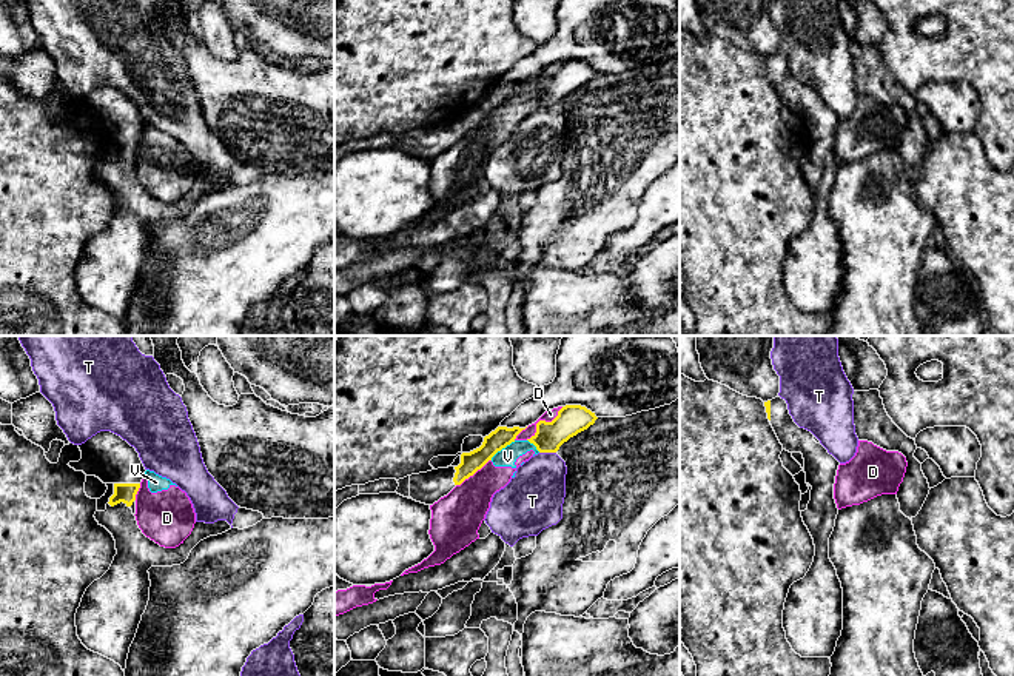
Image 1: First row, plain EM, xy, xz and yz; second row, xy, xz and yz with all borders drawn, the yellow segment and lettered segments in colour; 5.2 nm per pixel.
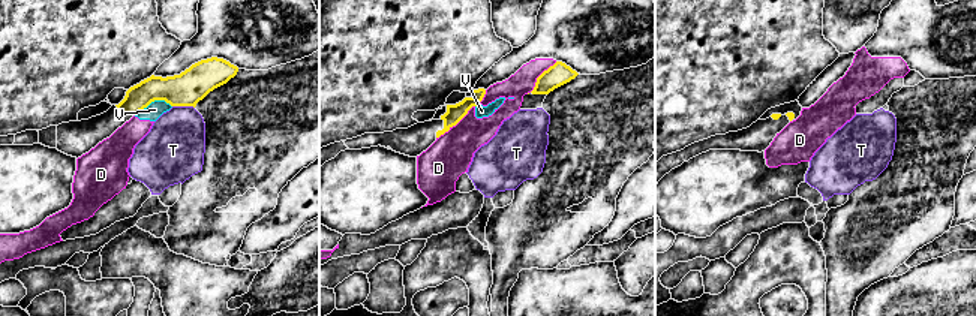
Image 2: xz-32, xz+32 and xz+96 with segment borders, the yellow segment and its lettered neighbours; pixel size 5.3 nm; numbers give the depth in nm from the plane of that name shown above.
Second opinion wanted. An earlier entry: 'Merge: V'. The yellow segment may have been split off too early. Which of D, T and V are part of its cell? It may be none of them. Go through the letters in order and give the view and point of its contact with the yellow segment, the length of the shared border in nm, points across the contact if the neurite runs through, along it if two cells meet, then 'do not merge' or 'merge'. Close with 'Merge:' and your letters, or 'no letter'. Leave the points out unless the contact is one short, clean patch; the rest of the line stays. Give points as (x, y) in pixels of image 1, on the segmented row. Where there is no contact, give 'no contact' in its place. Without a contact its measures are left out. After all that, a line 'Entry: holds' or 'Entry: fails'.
D: meets yellow in xz at (541, 421); contact 260 nm long; do not merge
T: meets yellow in xz at (547, 451); contact 90 nm long; border along xz (540, 451), (555, 453); do not merge
V: meets yellow in xz at (503, 447); contact 170 nm long; border along xz (515, 441), (503, 447), (490, 459); do not merge
Merge: no letter
Entry: fails

